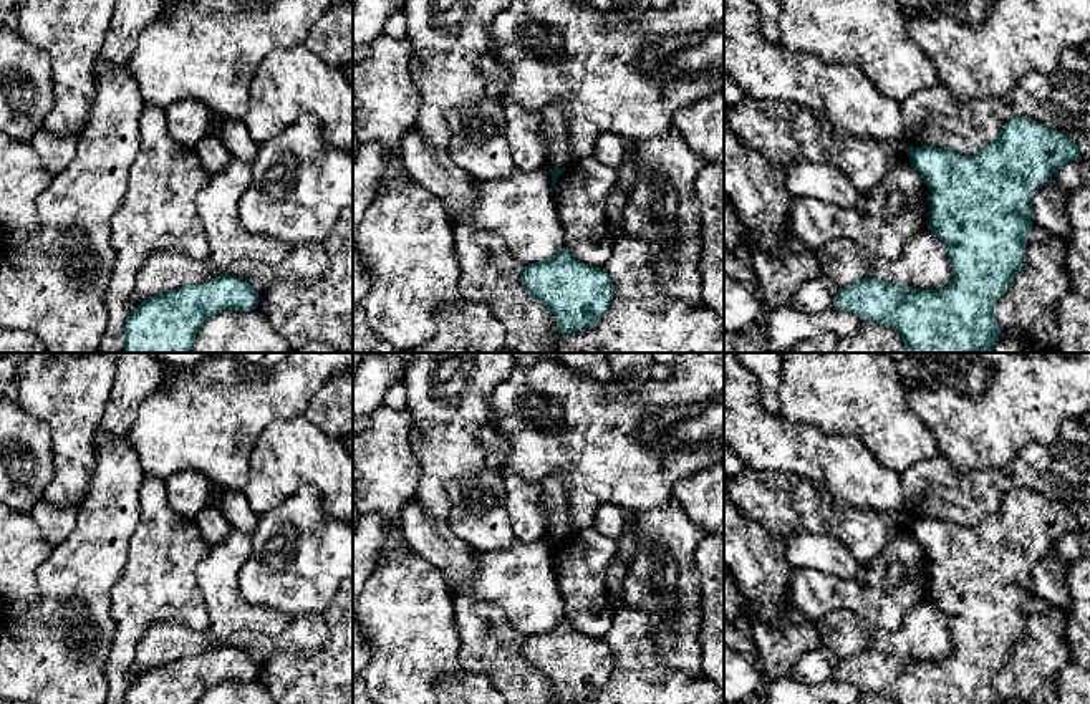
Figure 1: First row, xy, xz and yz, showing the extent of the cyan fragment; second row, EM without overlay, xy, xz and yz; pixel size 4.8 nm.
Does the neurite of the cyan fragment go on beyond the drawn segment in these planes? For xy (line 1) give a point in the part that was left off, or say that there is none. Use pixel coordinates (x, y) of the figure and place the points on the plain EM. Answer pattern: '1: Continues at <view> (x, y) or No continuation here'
1: No continuation here

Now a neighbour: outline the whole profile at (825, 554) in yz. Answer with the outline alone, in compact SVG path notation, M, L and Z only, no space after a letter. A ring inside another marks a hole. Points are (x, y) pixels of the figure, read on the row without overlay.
M800 533L784 538L784 542L785 557L793 571L812 568L842 580L851 580L860 570L851 552L835 537Z

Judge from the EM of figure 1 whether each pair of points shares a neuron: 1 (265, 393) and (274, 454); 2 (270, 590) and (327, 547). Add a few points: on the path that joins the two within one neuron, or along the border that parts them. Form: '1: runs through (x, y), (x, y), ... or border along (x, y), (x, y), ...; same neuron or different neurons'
1: border along (300, 414), (274, 419), (249, 456); different neurons
2: runs through (284, 577), (313, 554); same neuron

